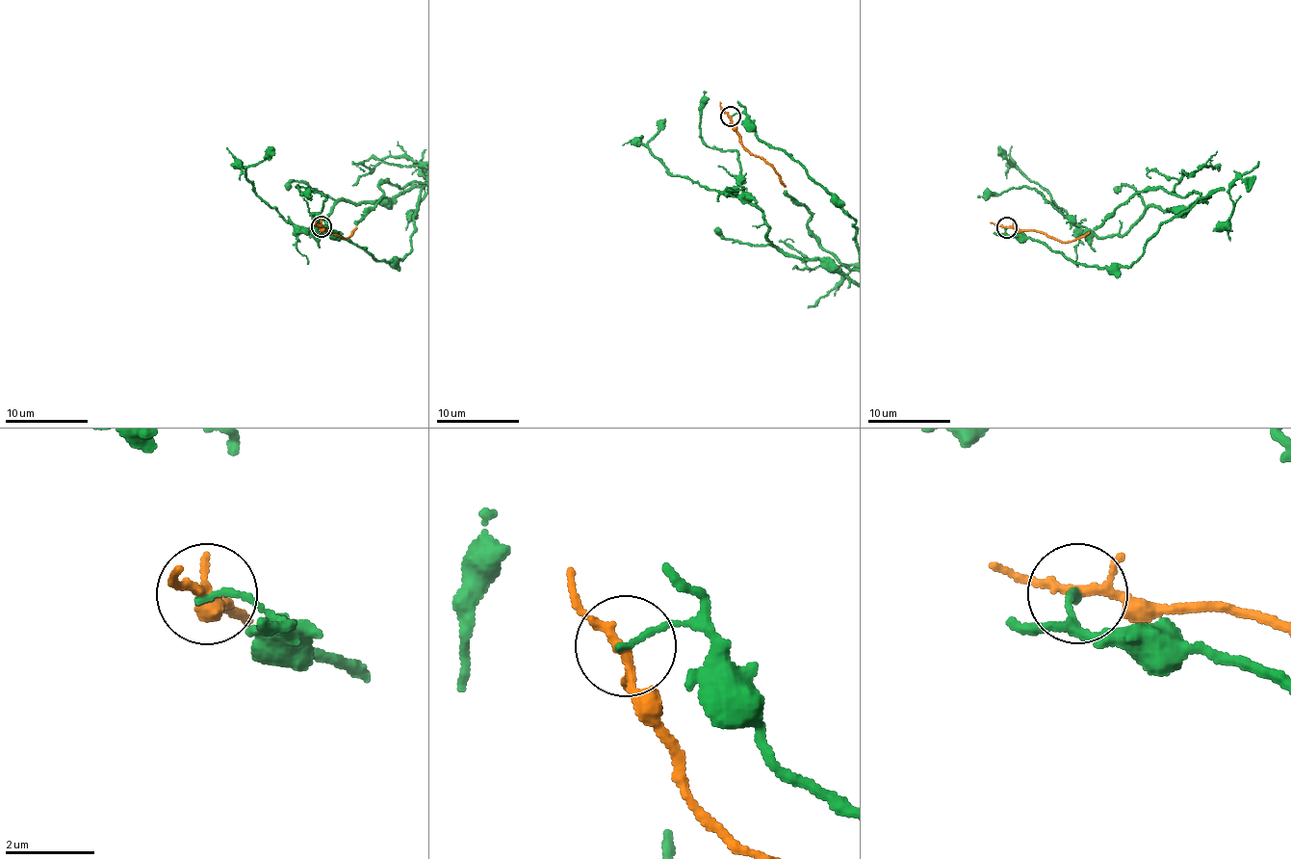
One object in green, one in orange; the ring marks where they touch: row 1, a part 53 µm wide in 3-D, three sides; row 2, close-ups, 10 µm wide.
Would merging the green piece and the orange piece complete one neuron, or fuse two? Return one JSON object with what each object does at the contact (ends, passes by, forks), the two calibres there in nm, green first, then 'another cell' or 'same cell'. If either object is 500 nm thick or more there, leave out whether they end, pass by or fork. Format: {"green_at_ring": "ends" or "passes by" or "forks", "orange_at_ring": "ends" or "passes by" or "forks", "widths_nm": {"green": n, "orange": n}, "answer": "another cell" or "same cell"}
{"green_at_ring": "ends", "orange_at_ring": "forks", "widths_nm": {"green": 130, "orange": 170}, "answer": "same cell"}

